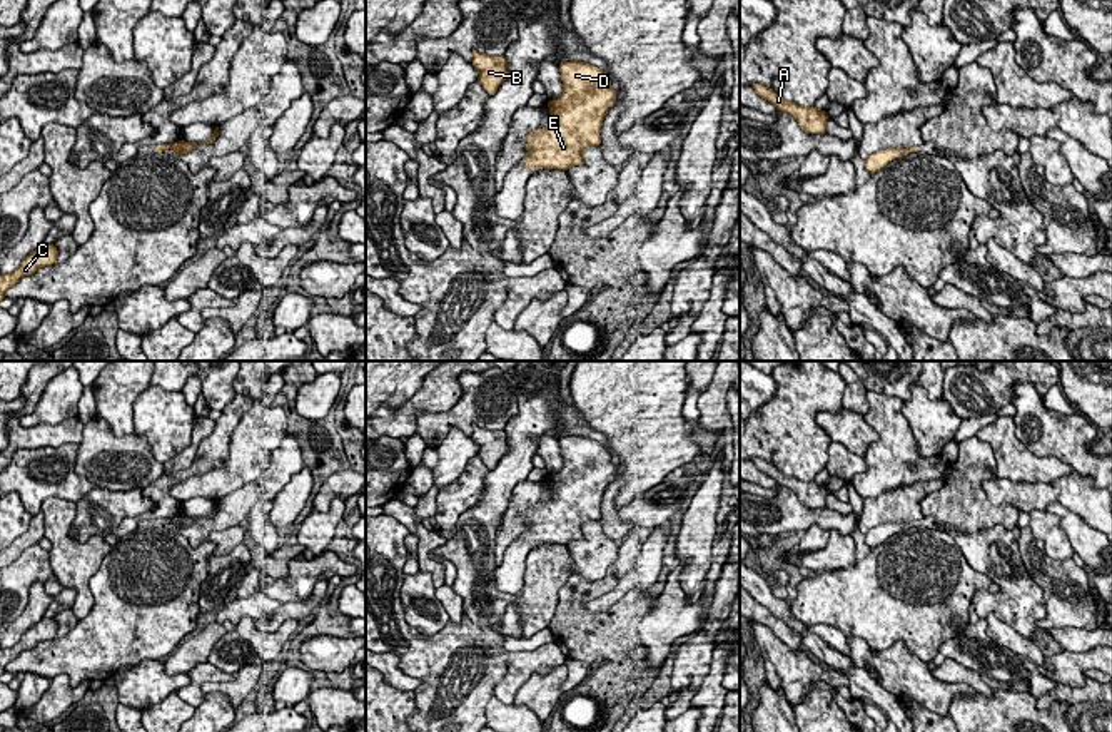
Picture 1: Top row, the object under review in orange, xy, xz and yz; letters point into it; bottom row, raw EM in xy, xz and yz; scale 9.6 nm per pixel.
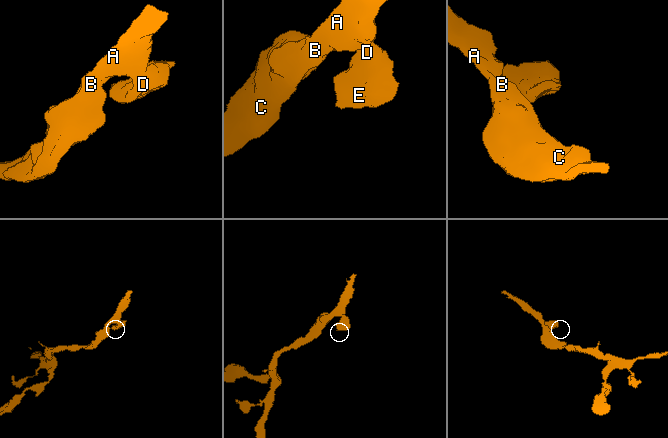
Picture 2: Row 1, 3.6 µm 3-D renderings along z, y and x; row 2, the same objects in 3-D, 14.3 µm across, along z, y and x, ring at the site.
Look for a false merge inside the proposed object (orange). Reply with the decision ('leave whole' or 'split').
leave whole

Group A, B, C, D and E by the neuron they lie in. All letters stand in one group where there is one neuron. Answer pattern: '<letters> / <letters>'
A B C D E

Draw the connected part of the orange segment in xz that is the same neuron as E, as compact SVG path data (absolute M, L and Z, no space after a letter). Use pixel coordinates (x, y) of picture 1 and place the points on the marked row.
M561 62L563 95L548 100L554 120L528 134L528 159L531 170L568 170L583 165L583 150L601 144L601 125L616 102L616 90L601 69L579 62Z

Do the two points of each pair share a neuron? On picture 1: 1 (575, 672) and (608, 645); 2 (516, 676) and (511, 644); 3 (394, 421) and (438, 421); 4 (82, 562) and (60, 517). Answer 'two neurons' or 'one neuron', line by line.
1: two neurons
2: two neurons
3: two neurons
4: one neuron

